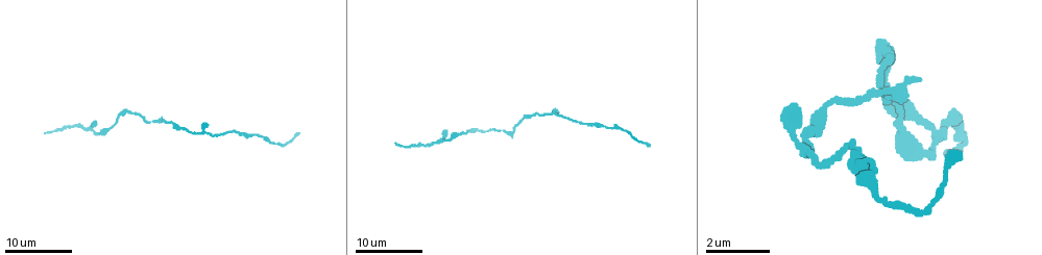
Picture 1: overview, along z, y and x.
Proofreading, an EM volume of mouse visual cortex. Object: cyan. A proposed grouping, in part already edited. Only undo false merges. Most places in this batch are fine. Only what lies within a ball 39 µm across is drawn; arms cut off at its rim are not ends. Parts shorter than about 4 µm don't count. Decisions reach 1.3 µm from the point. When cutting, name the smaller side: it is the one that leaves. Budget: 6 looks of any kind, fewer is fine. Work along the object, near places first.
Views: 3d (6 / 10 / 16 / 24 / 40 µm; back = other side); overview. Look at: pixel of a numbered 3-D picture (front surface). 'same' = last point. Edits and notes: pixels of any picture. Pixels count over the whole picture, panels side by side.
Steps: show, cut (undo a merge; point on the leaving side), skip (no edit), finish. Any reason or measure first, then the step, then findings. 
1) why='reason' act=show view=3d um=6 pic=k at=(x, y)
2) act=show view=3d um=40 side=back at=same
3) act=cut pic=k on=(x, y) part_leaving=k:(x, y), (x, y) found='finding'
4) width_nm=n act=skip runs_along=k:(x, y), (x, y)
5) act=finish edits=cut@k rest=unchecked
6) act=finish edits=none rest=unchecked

why='calibre changes' act=show view=3d um=16 pic=1 at=(132, 111)

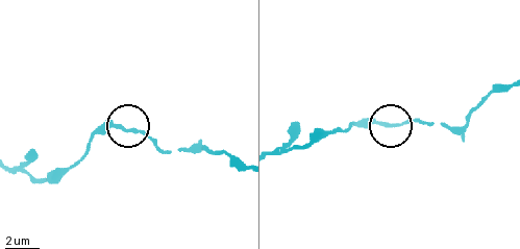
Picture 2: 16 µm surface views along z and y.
act=show view=3d um=10 pic=2 at=(386, 123)

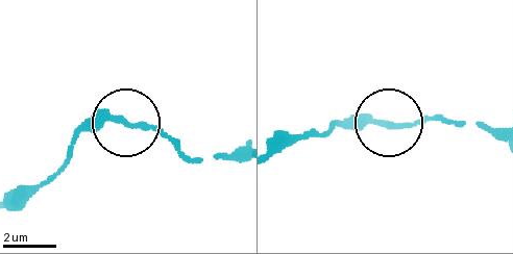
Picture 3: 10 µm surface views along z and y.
width_nm=200 act=skip found='all the same neuron'

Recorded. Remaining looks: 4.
act=show view=3d um=16 pic=1 at=(87, 130)

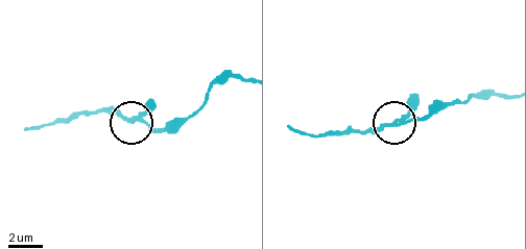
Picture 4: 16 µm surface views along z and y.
act=show view=3d um=6 pic=4 at=(133, 121)

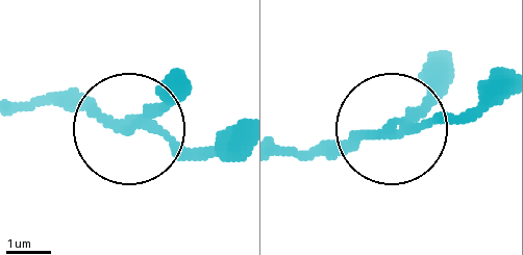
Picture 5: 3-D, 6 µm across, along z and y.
act=skip runs_along=5:(242, 124), (185, 146), (51, 101), (18, 101) found='all the same neuron'

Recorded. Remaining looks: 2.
act=show view=3d um=24 pic=1 at=(842, 99)

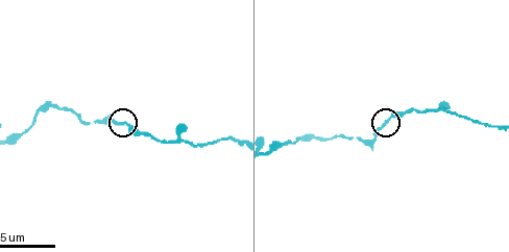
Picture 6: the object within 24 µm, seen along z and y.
act=show view=3d um=10 pic=6 at=(120, 122)

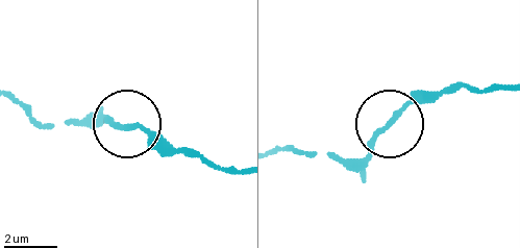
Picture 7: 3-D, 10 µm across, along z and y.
act=skip runs_along=7:(393, 119), (350, 169) found='continuous, no second neuron'

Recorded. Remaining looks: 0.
act=finish edits=none rest=unchecked

